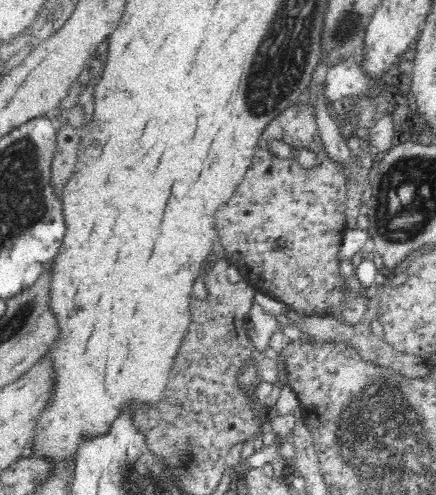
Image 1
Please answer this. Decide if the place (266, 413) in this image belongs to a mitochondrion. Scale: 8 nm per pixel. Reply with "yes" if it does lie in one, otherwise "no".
no

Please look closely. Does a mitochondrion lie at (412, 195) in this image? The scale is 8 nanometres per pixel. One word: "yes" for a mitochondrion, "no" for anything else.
yes

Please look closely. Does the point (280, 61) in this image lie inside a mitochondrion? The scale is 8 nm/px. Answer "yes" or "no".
yes

